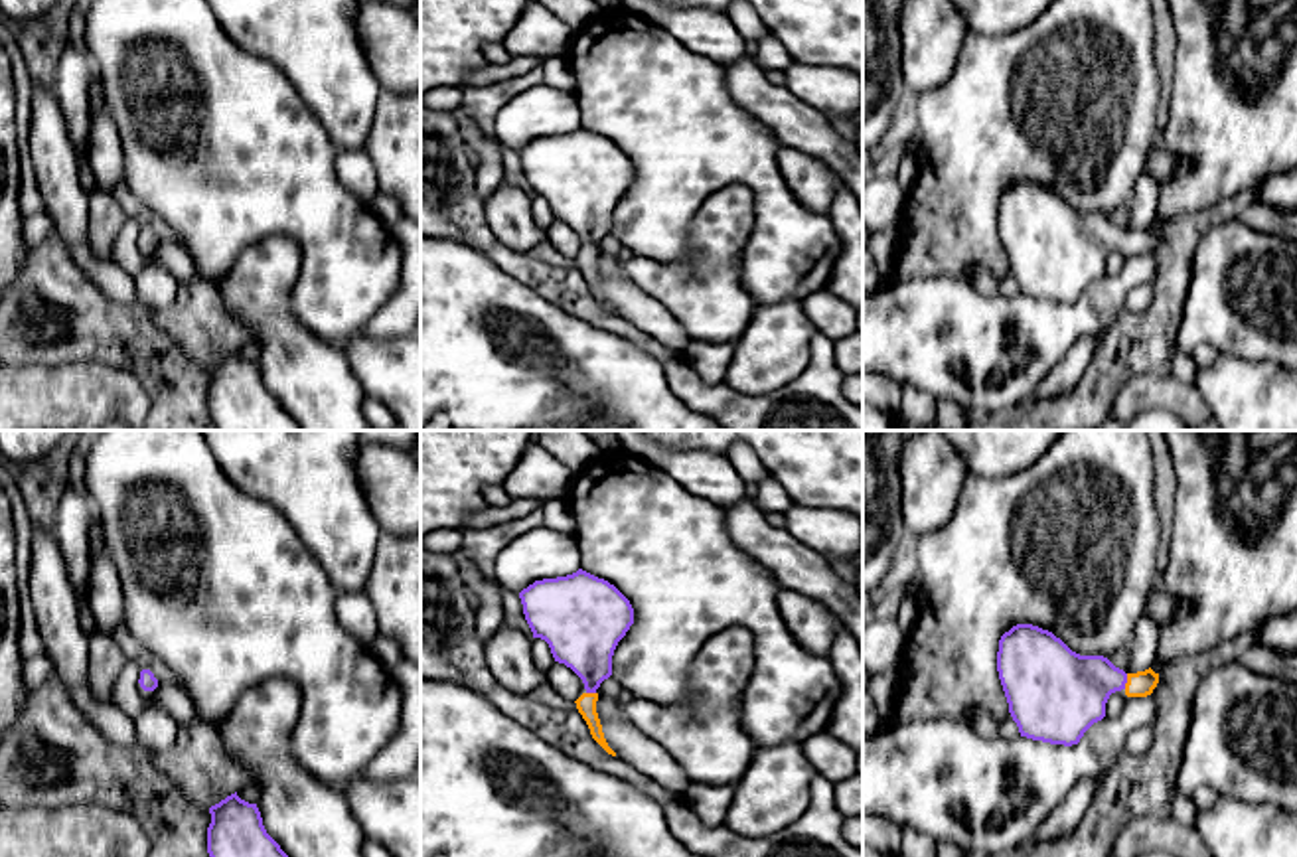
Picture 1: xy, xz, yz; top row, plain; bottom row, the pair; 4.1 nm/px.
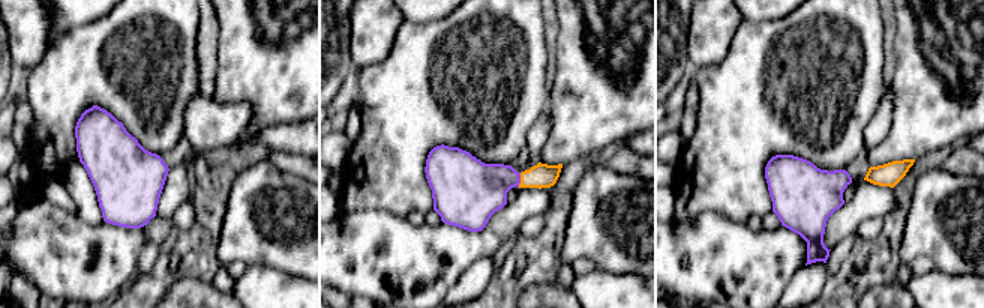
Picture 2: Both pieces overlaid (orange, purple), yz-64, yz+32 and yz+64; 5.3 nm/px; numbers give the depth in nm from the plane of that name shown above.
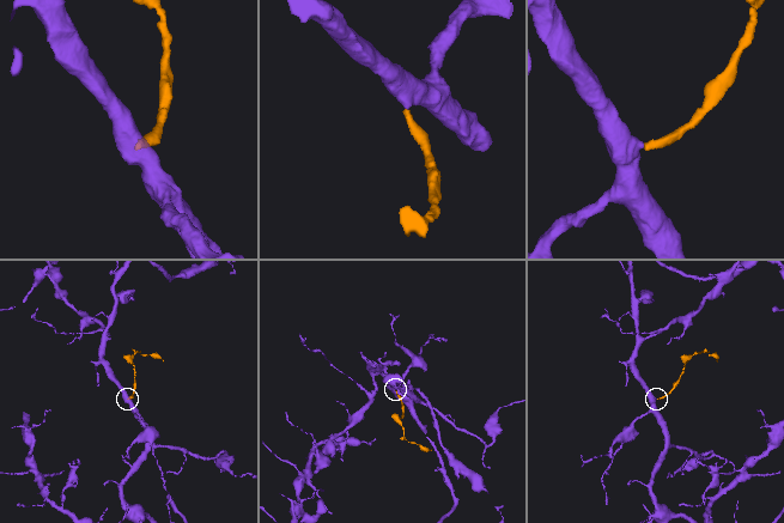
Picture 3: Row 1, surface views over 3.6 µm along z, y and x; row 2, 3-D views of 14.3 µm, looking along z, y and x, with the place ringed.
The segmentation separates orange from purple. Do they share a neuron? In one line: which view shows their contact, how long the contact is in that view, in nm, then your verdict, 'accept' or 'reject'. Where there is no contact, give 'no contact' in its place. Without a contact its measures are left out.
yz | 70 nm | accept

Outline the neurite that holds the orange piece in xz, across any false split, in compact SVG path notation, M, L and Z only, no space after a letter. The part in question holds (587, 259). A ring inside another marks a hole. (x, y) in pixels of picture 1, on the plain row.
M582 126L567 134L535 138L519 150L519 156L533 195L545 197L555 219L565 221L582 237L586 249L574 259L576 267L586 278L592 296L608 312L616 314L604 296L596 271L596 247L612 233L614 207L634 182L630 158L614 142Z

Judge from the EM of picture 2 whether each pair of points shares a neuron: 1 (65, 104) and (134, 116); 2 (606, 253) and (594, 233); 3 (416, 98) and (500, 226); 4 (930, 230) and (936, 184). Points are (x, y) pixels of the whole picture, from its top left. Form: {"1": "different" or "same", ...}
{"1": "same", "2": "same", "3": "different", "4": "same"}

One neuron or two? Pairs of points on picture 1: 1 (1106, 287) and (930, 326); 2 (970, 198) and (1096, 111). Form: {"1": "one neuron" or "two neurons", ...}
{"1": "one neuron", "2": "one neuron"}

